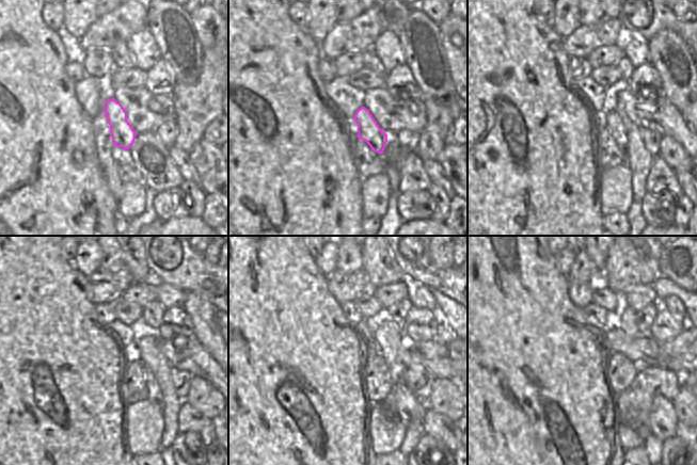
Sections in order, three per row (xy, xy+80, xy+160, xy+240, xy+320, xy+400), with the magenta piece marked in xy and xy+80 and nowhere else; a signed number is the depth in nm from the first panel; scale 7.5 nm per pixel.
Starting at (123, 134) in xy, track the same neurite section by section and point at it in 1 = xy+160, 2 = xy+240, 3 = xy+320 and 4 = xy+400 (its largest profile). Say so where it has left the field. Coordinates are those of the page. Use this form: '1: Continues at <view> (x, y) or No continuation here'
1: Continues at xy+160 (612, 121)
2: Continues at xy+240 (154, 389)
3: Continues at xy+320 (400, 400)
4: Continues at xy+400 (662, 420).

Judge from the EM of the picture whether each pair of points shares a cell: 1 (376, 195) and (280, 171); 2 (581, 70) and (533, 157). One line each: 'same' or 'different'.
1: different
2: different

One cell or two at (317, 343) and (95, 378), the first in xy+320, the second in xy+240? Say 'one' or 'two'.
one

